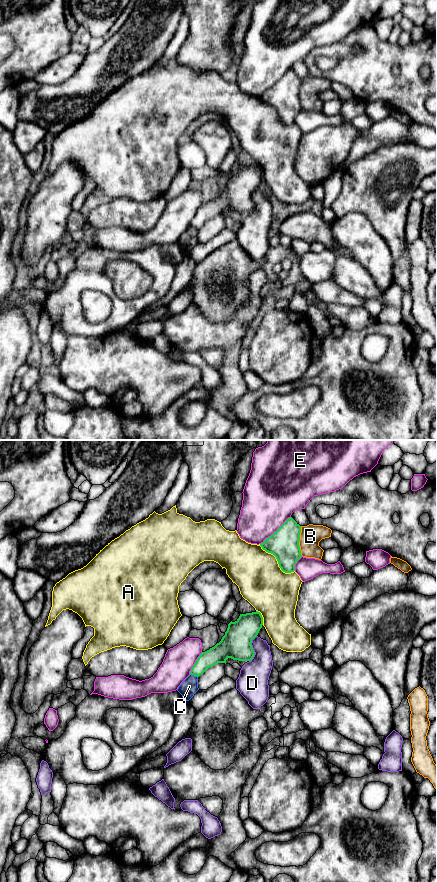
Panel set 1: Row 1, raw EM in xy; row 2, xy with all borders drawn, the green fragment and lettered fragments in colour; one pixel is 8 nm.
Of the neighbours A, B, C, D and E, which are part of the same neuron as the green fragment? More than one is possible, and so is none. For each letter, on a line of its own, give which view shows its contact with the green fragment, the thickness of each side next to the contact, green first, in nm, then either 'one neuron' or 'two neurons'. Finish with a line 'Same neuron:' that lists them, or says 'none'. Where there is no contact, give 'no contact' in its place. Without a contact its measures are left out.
A: xy | 240/380 nm | two neurons
B: xy | 240/170 nm | two neurons
C: xy | 140/140 nm | two neurons
D: xy | 240/240 nm | two neurons
E: xy | 240/420 nm | two neurons
Same neuron: none

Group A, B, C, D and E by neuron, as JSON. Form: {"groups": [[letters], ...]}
{"groups": [["A"], ["B", "C"], ["D"], ["E"]]}

